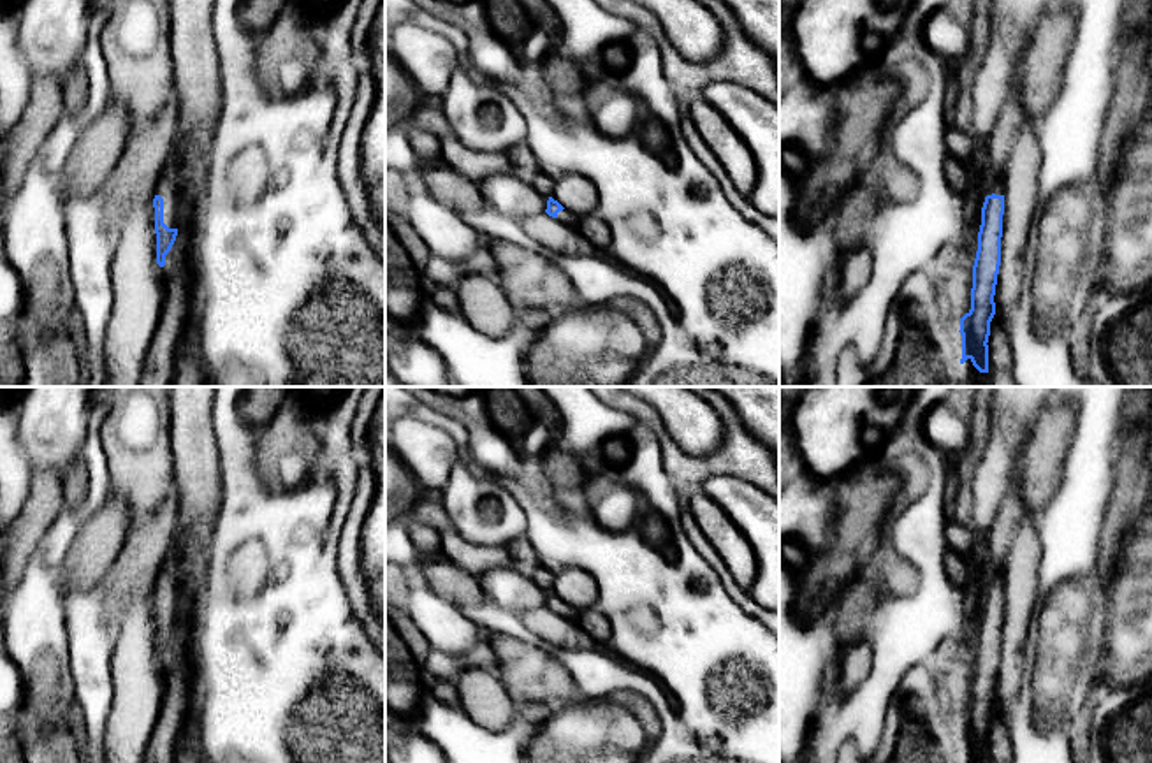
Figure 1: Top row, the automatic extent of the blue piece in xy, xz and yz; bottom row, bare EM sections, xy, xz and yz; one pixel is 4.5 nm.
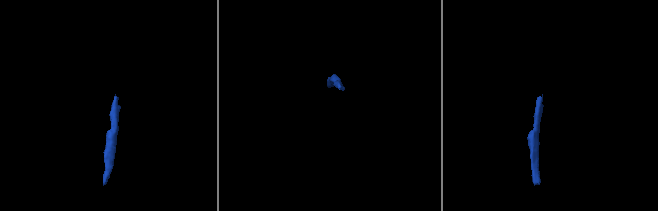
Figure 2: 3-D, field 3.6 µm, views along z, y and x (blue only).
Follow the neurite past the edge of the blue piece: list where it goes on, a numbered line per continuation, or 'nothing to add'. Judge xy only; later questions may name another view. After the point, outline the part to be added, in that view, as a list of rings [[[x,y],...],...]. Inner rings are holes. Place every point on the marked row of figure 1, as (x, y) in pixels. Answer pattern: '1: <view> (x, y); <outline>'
1: xy (167, 188); [[[169,160],[164,165],[164,171],[158,178],[155,190],[157,190],[157,195],[164,199],[164,223],[169,229],[178,229],[181,197],[179,197],[178,172],[176,172],[174,160]]]

